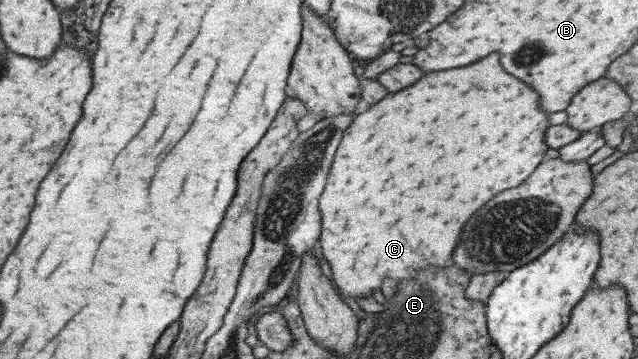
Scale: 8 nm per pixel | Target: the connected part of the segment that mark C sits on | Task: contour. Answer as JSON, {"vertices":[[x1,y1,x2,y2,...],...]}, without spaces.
{"vertices":[[490,54,490,56,482,58,478,64,474,62,470,66,462,66,458,70,426,74,424,78,414,82,414,86,408,86,396,94,388,94,384,100,380,100,374,106,362,106,350,126,347,126,344,131,344,138,335,152,326,188,320,198,320,211,323,215,319,242,324,258,332,266,334,284,344,292,344,296,352,296,352,298,370,296,376,288,380,288,382,278,390,276,394,280,410,280,416,276,414,270,426,268,426,264,442,264,442,268,446,268,446,264,452,264,450,256,452,256,454,246,458,244,458,236,460,236,464,222,468,222,468,218,480,206,484,206,488,200,492,200,502,190,522,184,526,178,530,177,530,172,534,173,534,169,546,158,545,154,548,152,549,146,545,141,545,132,549,126,550,122,548,122,546,112,540,110,538,94,534,94,534,90,530,90,530,86,526,86,524,82,518,82,518,78,508,74,500,66,498,54]]}

